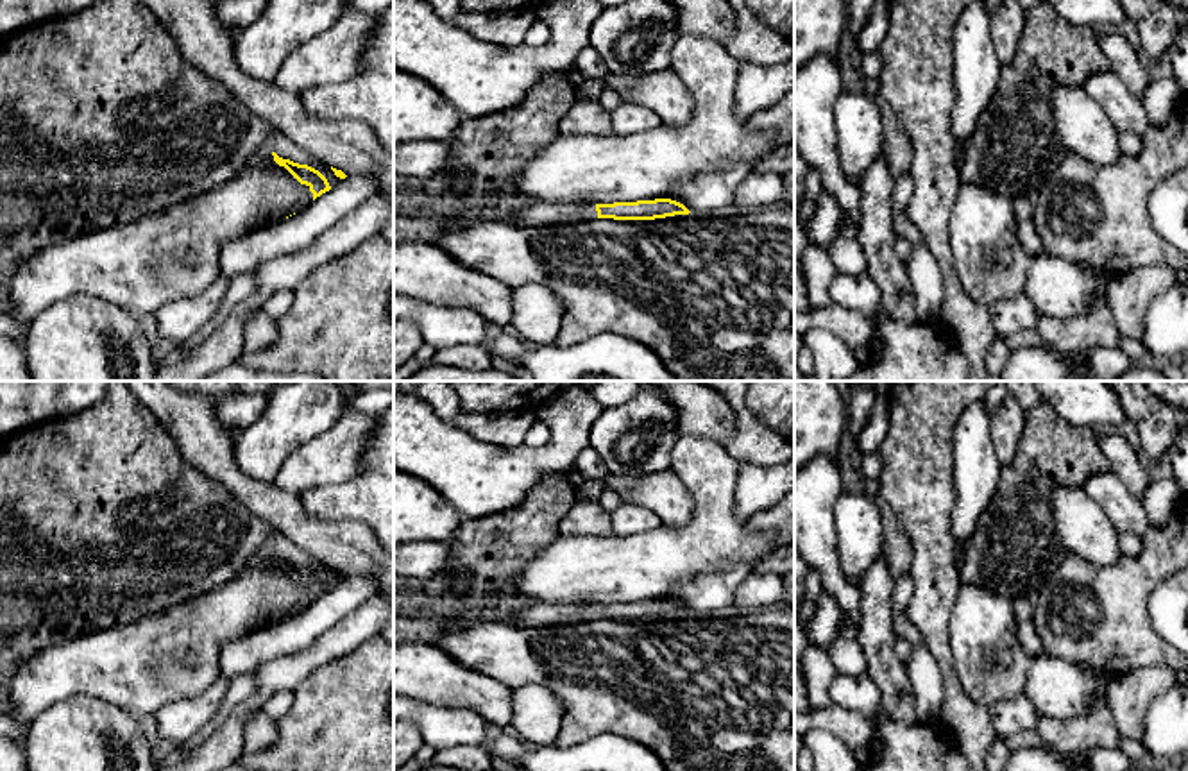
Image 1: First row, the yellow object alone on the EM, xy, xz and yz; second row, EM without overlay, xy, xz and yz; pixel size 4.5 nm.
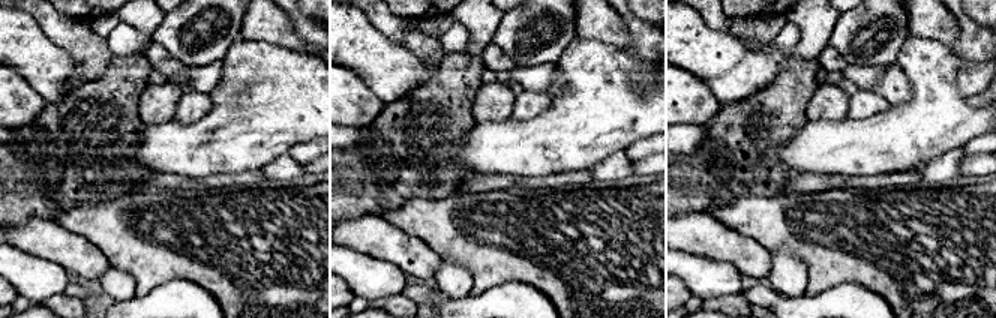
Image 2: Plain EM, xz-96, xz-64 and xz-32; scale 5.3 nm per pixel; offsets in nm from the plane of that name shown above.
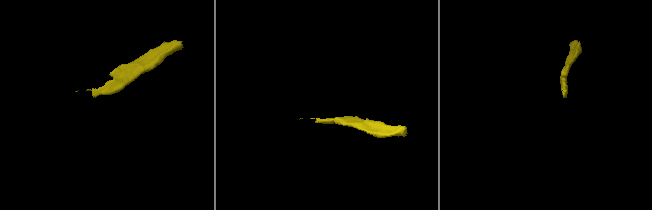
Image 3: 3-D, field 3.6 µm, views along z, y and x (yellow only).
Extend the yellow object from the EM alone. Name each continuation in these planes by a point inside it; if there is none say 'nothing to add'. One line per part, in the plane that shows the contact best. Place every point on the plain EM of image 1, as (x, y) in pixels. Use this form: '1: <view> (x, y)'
1: xz (539, 614)

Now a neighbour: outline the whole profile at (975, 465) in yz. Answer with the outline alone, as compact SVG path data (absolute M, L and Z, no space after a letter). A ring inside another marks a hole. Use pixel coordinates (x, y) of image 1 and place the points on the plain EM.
M982 402L964 408L954 426L954 506L950 530L954 537L954 563L963 565L963 551L977 521L989 506L1002 465L991 442L991 417Z

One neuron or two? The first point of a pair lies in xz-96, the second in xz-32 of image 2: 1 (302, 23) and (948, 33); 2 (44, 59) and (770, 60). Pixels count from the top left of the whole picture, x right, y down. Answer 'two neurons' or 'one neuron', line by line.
1: two neurons
2: one neuron

